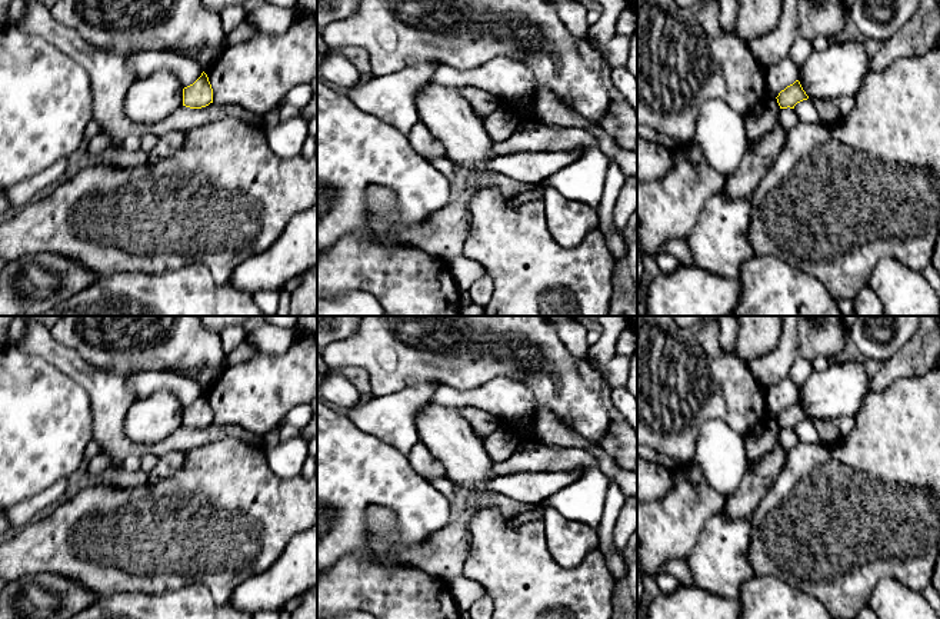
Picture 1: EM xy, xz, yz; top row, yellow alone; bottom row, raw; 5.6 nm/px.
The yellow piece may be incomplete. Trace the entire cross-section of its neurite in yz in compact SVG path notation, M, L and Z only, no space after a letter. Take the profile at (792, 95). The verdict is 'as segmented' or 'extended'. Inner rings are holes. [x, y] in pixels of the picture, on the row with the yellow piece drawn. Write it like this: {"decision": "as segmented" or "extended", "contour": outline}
{"decision": "as segmented", "contour": "M796 80L793 84L781 90L776 99L780 109L787 109L787 107L794 109L797 103L807 100L809 96L803 90L800 81Z"}

